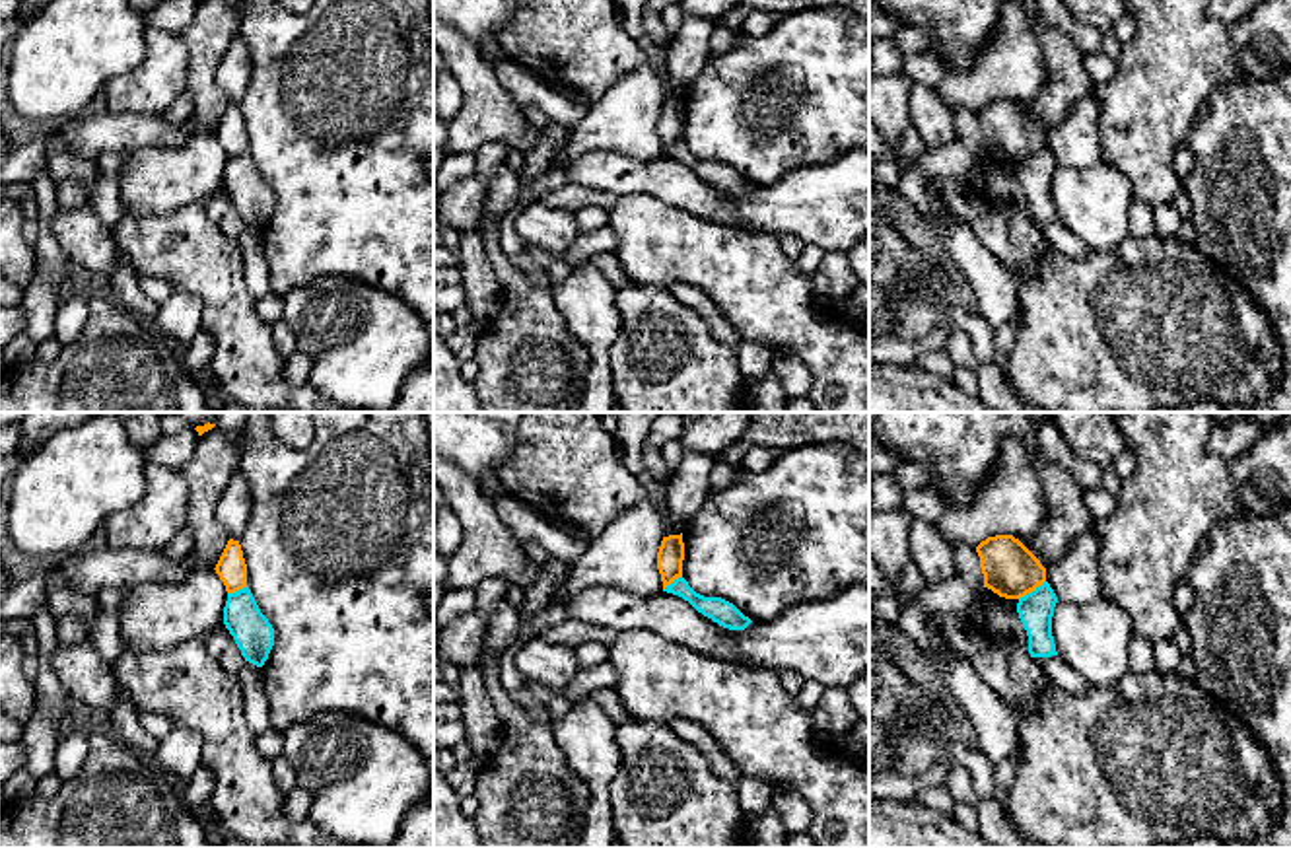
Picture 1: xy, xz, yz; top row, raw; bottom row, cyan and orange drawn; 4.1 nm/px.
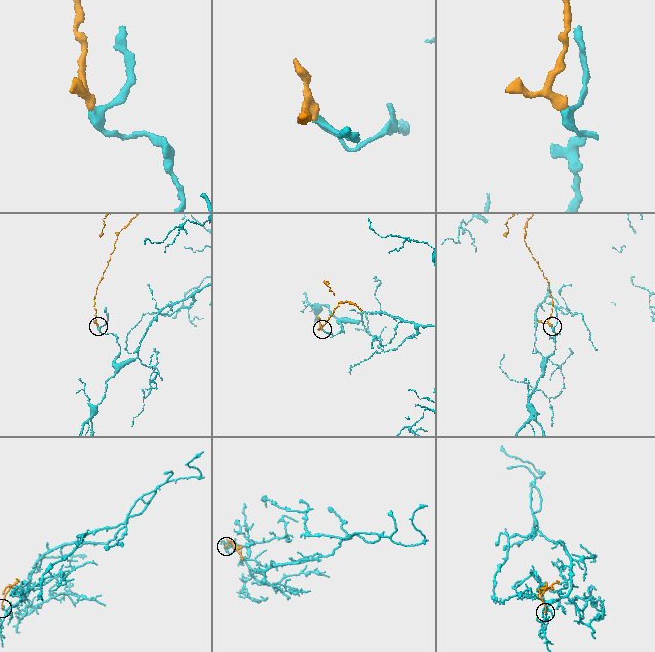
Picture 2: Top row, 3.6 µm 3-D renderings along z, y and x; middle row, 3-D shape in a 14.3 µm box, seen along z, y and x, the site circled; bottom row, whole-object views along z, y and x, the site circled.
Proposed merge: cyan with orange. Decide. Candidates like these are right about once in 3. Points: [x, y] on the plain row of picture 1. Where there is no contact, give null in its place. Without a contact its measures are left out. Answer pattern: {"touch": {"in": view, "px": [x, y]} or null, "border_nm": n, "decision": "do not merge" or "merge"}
{"touch": {"in": "yz", "px": [1031, 156]}, "border_nm": 140, "decision": "do not merge"}

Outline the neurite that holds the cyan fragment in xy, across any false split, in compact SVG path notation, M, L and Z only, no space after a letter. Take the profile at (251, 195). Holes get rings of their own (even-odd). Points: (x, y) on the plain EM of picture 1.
M249 152L227 158L224 189L233 200L245 226L262 231L274 210L274 193L261 177Z

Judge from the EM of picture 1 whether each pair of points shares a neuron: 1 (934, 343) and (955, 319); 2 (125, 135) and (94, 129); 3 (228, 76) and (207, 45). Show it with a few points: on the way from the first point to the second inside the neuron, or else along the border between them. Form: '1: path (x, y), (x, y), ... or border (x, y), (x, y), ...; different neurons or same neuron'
1: border (951, 327), (934, 325), (907, 341); different neurons
2: path (117, 133), (102, 133); same neuron
3: border (238, 32), (216, 69), (216, 84), (228, 102); different neurons

